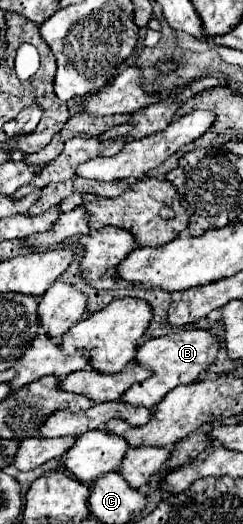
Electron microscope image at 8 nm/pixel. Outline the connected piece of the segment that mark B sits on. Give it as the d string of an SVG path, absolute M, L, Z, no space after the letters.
M179 329L171 335L157 337L157 339L145 339L139 343L139 349L135 353L135 363L153 371L153 375L141 383L135 383L121 395L121 403L133 405L133 407L149 407L153 409L171 389L179 385L187 385L199 379L207 371L207 367L213 363L219 349L219 341L203 329Z

